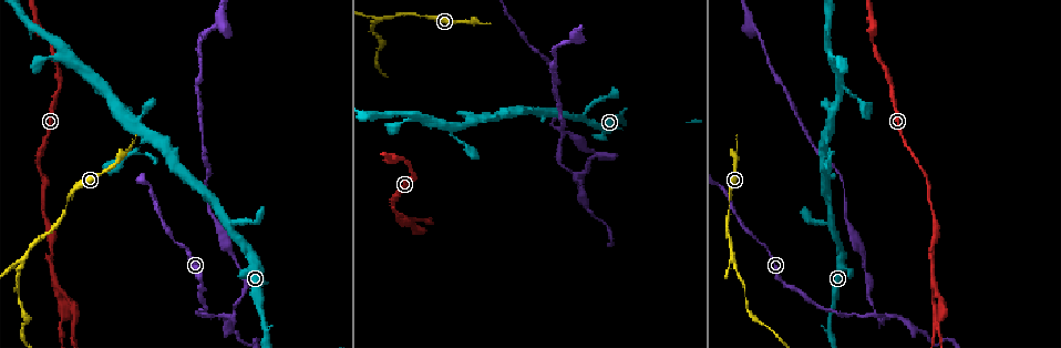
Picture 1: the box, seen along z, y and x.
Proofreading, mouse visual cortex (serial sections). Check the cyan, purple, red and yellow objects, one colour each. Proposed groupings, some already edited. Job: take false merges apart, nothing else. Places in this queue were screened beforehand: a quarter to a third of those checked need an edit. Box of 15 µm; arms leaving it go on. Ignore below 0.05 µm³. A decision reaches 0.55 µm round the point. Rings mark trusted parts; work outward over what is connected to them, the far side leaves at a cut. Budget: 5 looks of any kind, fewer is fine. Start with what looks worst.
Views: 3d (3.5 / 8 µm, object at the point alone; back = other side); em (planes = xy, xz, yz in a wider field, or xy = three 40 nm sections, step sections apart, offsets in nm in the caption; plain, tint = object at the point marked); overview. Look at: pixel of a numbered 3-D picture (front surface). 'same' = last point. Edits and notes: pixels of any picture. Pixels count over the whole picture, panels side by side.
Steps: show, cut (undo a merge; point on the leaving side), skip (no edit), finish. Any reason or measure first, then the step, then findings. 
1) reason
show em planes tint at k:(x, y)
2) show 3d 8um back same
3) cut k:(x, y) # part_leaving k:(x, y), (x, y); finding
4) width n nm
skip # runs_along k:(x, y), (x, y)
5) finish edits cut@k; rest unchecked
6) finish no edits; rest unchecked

two arms in line, one across
show 3d 8um at 1:(931, 282)

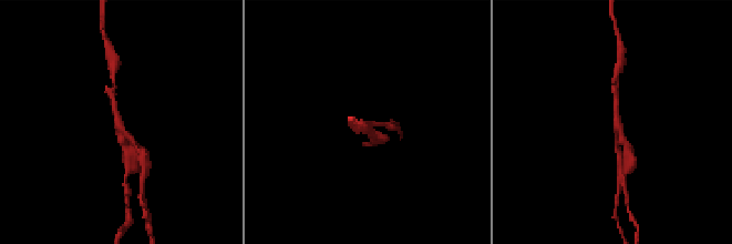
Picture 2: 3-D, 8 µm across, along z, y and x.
show 3d 3.5um back at 2:(119, 126)

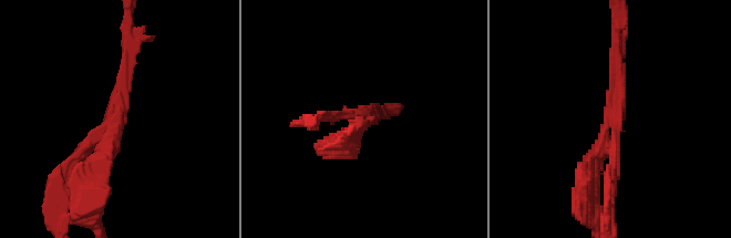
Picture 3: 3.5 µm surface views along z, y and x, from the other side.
arms 3; arm_widths 150, 200, 250 nm; now the EM
show em xy step 3 tint at 3:(367, 116)

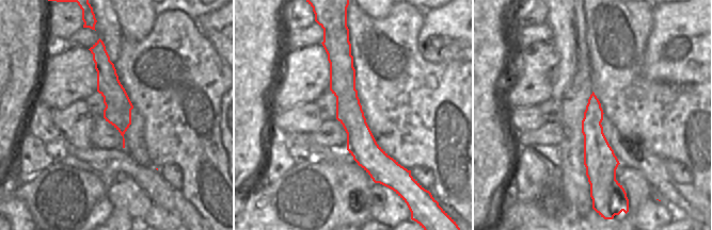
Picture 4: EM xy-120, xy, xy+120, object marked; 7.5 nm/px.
width 220 nm
cut 3:(103, 166) # part_leaving 3:(117, 116), (90, 184), (93, 215); two cells meet here

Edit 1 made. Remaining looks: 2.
thin neck
show 3d 3.5um at 1:(134, 151)

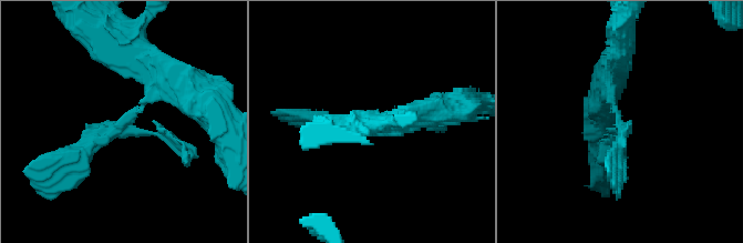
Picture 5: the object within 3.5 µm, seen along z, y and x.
need the tissue
show em xy step 3 tint at 5:(617, 123)

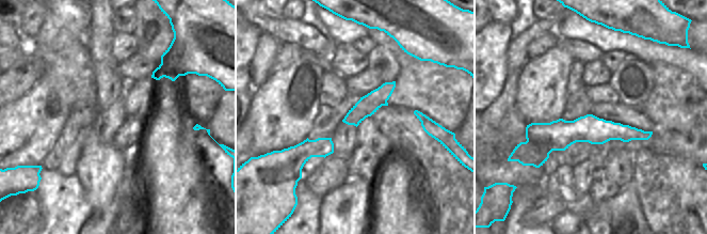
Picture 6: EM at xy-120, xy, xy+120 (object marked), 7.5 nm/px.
cut 5:(110, 132) # part_leaving 5:(140, 108), (69, 159), (55, 176); a second cell is stuck on

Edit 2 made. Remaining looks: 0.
finish edits cut@3, cut@5; rest unchecked

